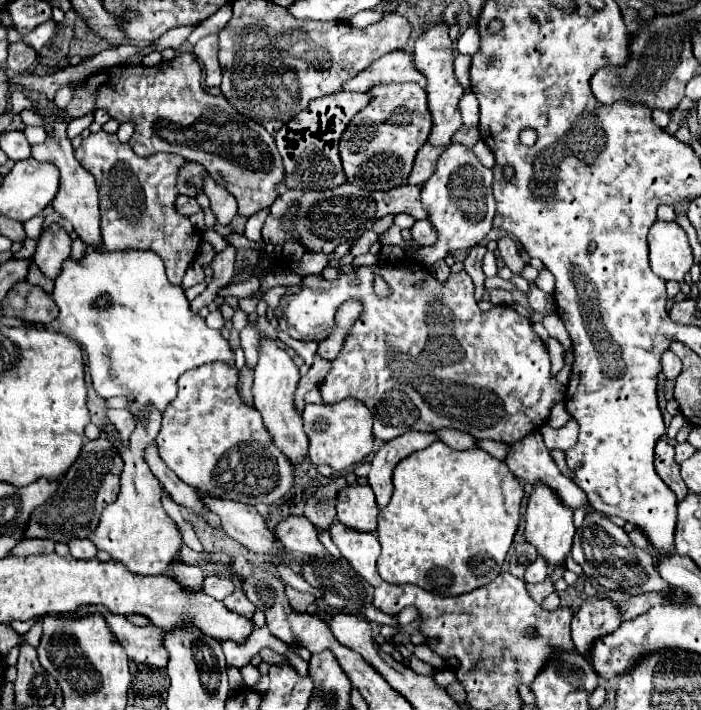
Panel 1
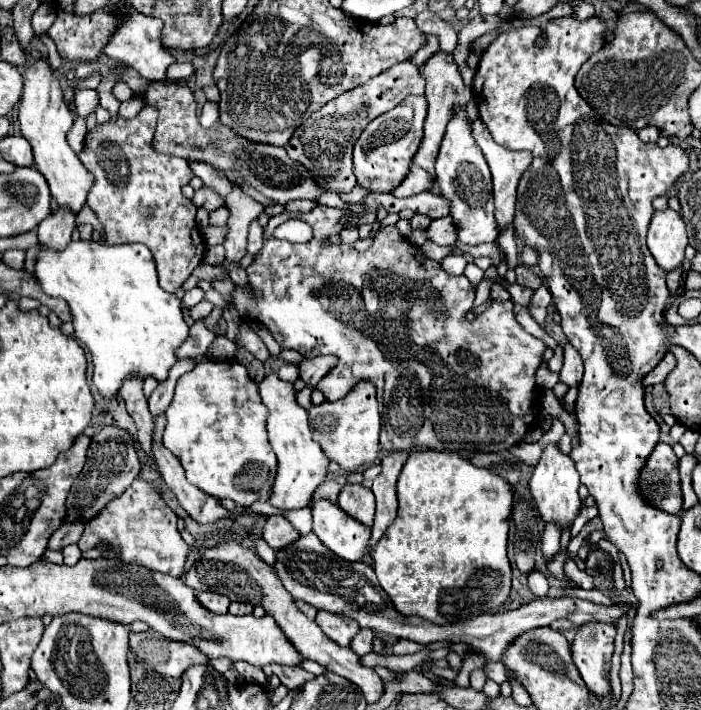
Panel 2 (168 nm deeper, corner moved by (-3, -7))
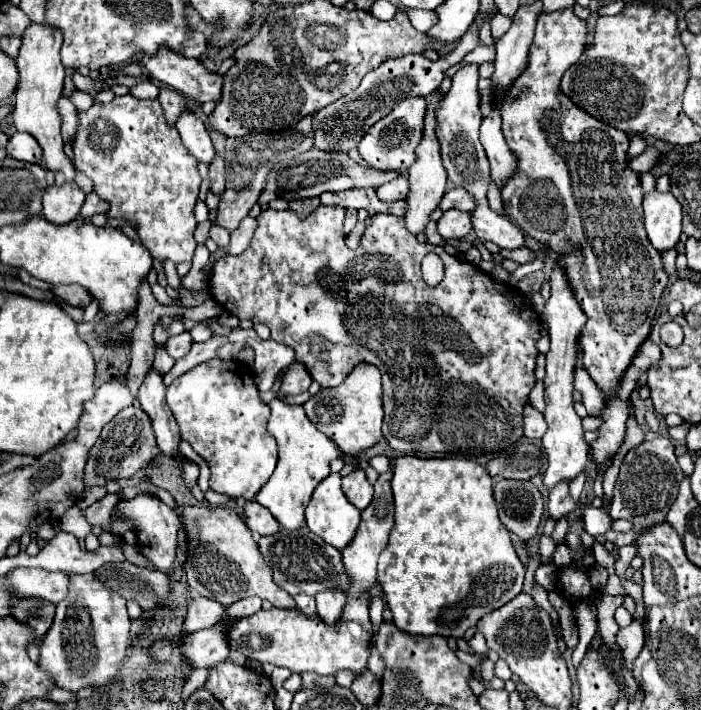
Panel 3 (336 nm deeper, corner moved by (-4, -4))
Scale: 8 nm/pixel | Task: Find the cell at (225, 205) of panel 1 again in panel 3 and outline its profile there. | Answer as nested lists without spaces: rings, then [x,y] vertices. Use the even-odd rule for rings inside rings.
[[[181,112],[175,128],[181,134],[181,140],[185,148],[199,160],[199,162],[211,162],[215,158],[215,148],[211,144],[209,132],[205,124],[193,114],[193,112]]]

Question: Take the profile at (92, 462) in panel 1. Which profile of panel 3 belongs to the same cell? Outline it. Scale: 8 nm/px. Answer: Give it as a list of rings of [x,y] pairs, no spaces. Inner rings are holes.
[[[139,406],[123,408],[103,430],[95,446],[91,448],[91,456],[85,470],[85,486],[105,486],[105,480],[111,478],[129,478],[137,470],[145,468],[149,460],[159,456],[161,450],[157,448],[151,418]]]

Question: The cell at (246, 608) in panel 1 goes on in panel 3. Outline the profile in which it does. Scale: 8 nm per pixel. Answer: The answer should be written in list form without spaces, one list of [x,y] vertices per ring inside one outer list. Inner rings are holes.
[[[255,596],[255,598],[245,598],[245,600],[239,600],[235,604],[231,604],[225,612],[229,616],[235,616],[235,618],[241,618],[241,616],[249,616],[249,614],[255,614],[261,610],[261,600]]]

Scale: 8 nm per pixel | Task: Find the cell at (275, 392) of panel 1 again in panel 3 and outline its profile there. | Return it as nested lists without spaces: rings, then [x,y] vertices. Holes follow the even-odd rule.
[[[271,400],[271,418],[267,430],[275,436],[279,446],[279,462],[267,484],[257,492],[255,500],[265,506],[273,518],[281,524],[281,528],[297,530],[305,524],[305,508],[315,486],[329,476],[329,462],[339,458],[339,450],[335,444],[319,432],[311,420],[305,416],[301,406],[287,406],[281,400]]]

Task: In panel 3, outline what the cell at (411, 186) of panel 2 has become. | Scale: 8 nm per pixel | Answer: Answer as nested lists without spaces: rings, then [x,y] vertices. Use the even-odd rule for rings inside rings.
[[[399,176],[399,180],[391,180],[389,184],[377,188],[377,198],[383,202],[405,200],[405,196],[407,196],[407,176]]]

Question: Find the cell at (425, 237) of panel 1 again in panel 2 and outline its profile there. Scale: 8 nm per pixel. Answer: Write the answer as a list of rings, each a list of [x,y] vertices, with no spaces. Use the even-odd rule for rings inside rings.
[[[450,217],[434,219],[428,227],[428,239],[438,243],[438,245],[454,245],[456,235],[454,235],[454,223]]]

